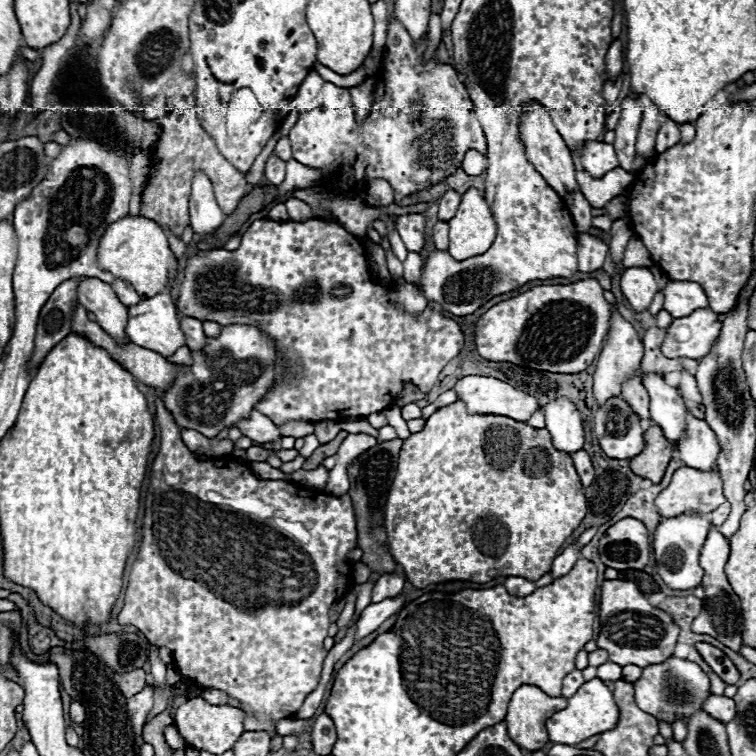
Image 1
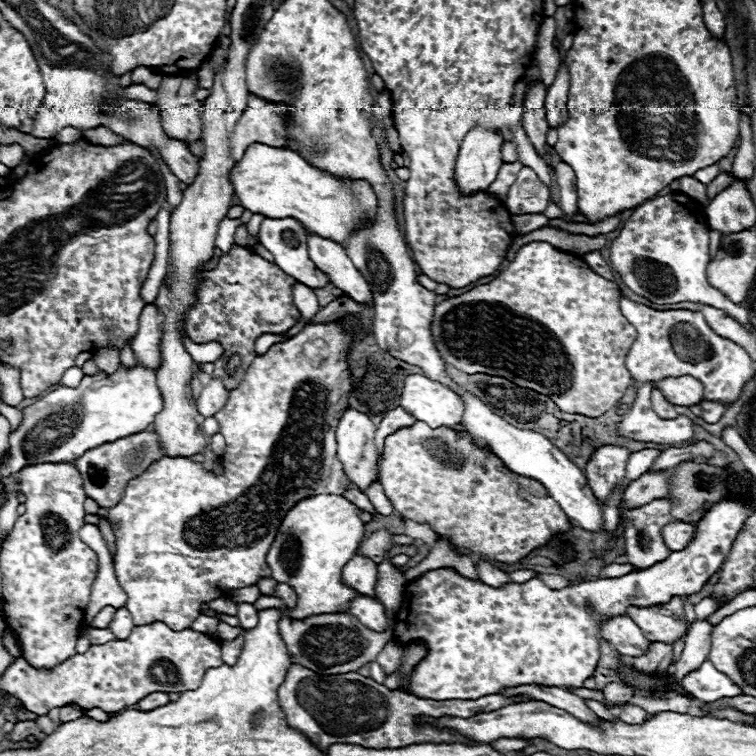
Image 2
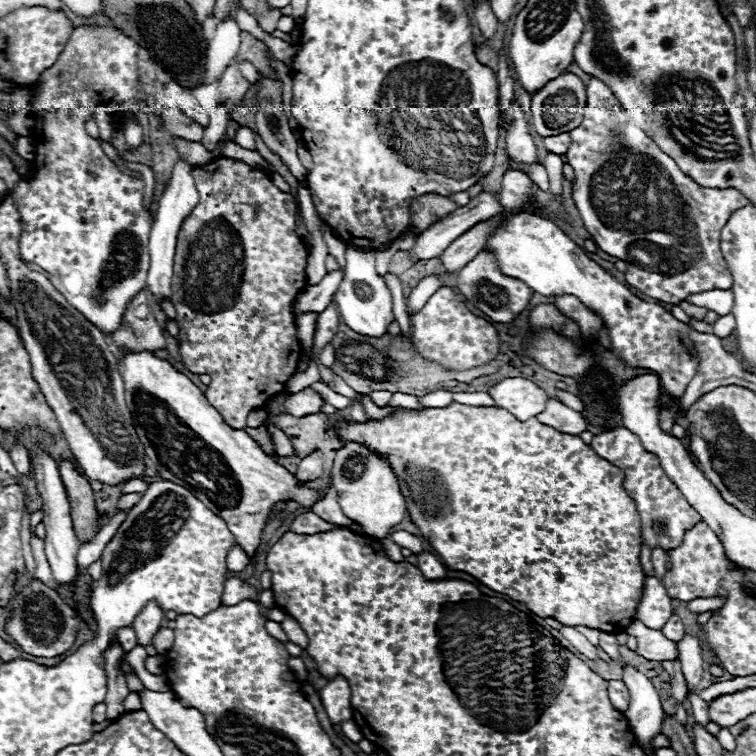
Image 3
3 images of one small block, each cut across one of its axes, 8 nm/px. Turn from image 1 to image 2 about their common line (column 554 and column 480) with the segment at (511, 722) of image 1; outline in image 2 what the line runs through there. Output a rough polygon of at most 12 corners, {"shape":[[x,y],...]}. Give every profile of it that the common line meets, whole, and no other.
{"shape":[[292,664],[278,688],[316,746],[466,742],[414,716],[470,718],[512,700],[428,700],[358,672]]}

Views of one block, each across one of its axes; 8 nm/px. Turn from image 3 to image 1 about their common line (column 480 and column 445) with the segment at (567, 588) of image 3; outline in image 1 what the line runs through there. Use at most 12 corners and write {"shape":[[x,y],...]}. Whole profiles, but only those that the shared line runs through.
{"shape":[[438,408],[384,506],[412,586],[550,572],[586,496],[550,432]]}

